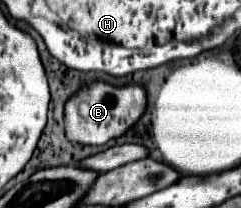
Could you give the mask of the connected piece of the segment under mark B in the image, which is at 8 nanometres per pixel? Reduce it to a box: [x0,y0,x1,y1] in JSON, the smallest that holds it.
[64,80,146,146]

